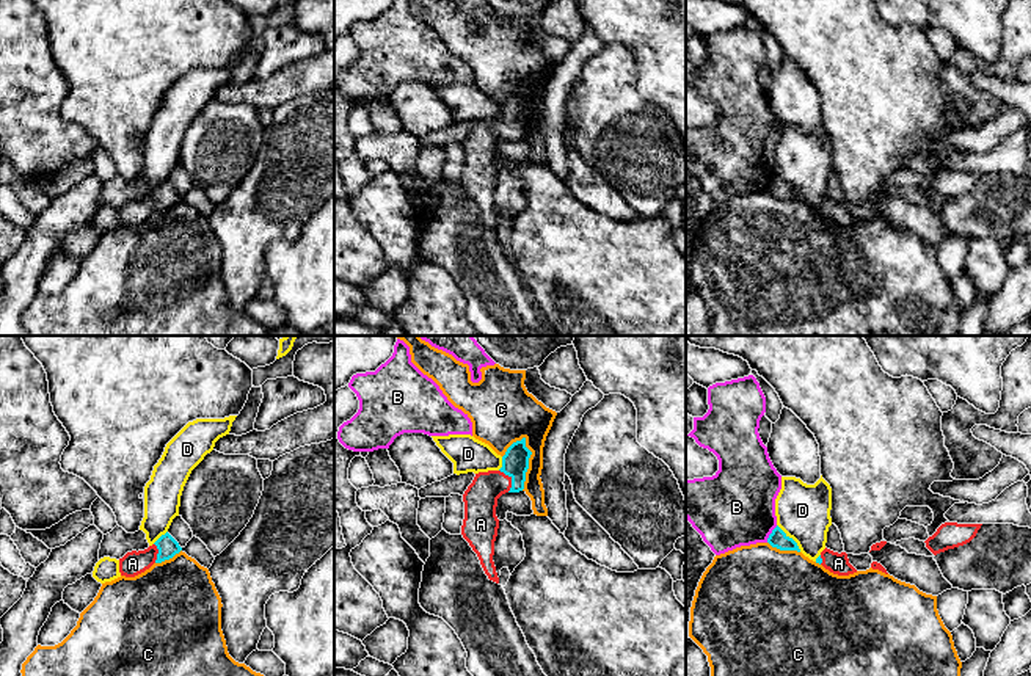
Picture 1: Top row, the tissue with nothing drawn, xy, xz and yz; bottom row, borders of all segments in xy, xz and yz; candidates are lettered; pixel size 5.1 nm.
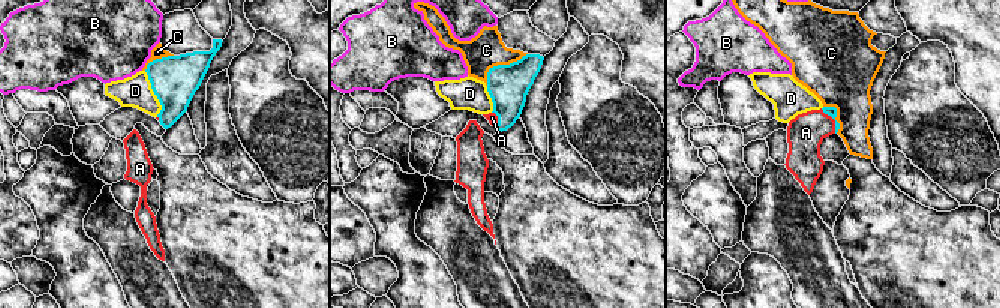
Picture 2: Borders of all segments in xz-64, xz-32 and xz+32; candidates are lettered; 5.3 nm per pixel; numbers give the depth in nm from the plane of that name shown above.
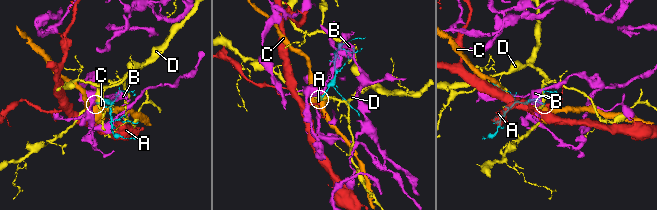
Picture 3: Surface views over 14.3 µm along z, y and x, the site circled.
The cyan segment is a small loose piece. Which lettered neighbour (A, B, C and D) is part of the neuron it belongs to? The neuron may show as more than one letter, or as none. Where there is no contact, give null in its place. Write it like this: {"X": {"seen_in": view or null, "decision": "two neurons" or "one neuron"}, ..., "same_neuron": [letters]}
{"A": {"seen_in": "xz", "decision": "one neuron"}, "B": {"seen_in": "yz", "decision": "two neurons"}, "C": {"seen_in": "xz", "decision": "two neurons"}, "D": {"seen_in": "yz", "decision": "two neurons"}, "same_neuron": ["A"]}

